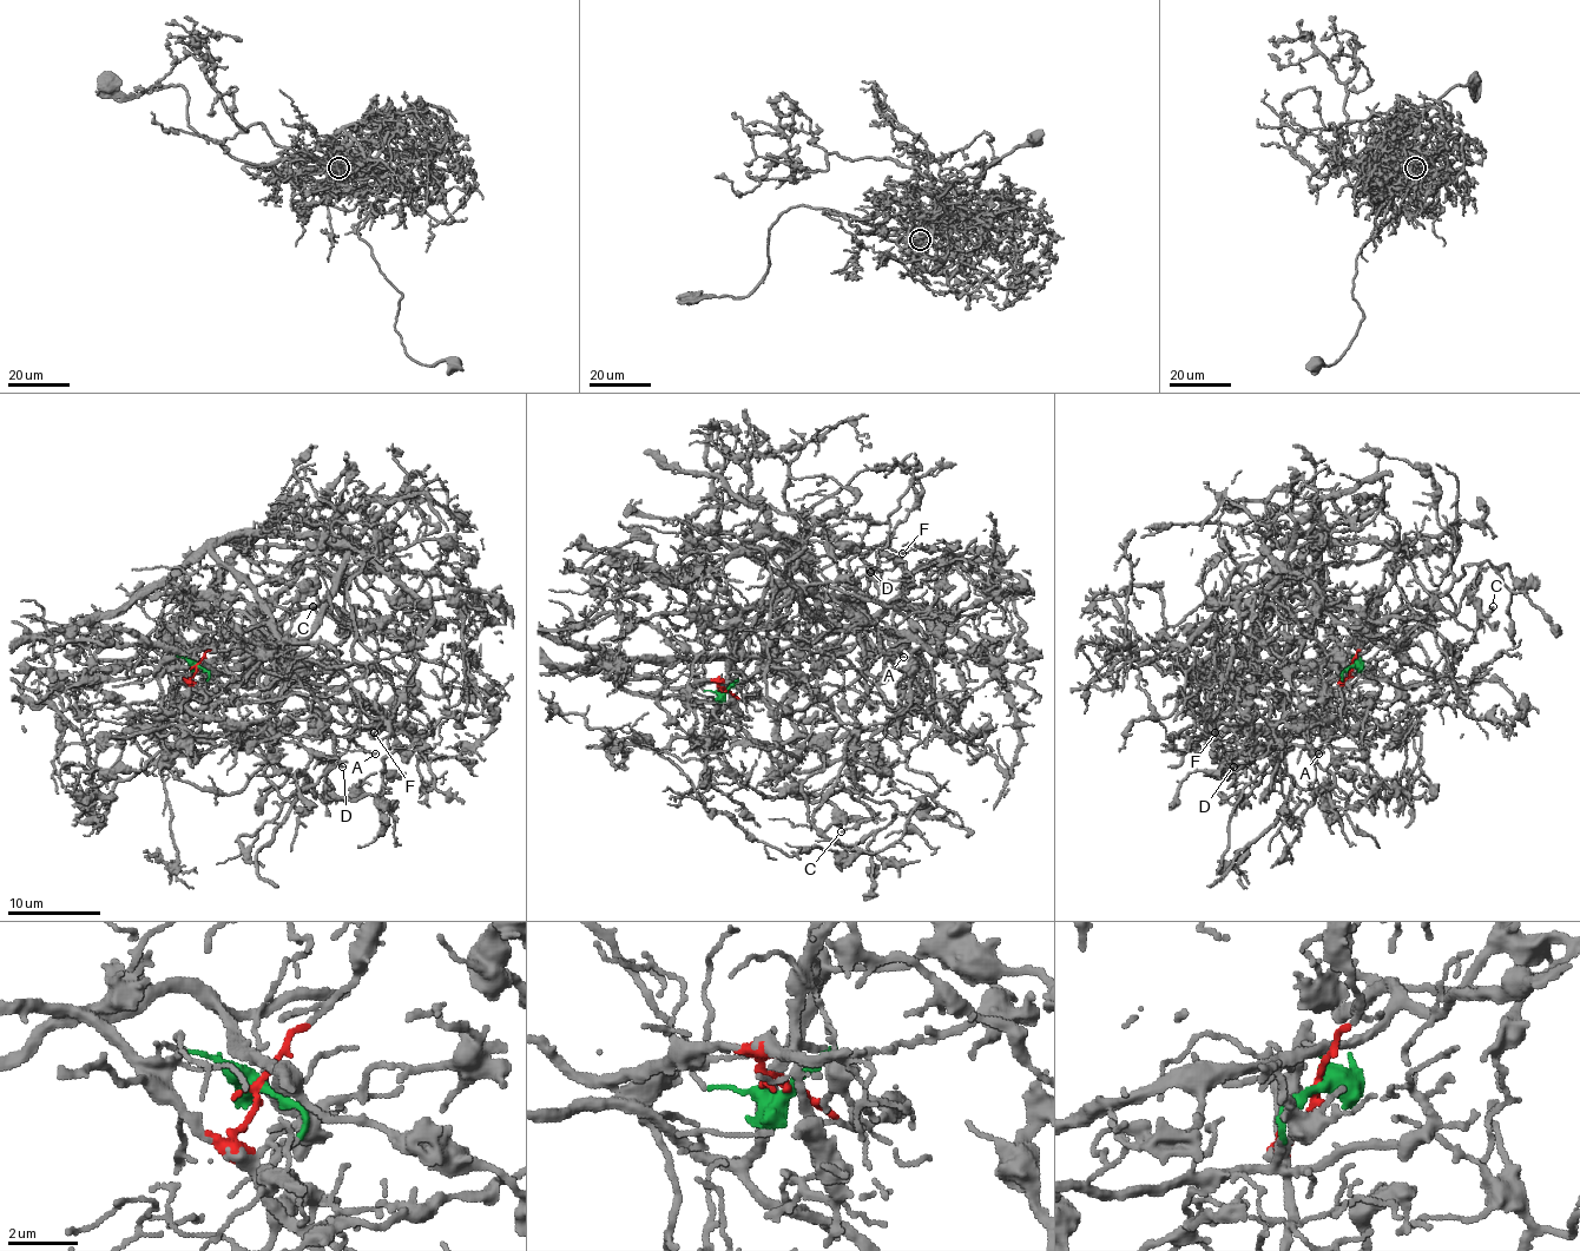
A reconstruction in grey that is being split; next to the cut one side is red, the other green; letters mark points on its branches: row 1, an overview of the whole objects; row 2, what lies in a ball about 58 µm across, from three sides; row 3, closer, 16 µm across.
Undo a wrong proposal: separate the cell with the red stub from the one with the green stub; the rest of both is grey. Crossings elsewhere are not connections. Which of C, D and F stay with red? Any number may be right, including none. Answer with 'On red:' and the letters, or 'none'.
On red: D, F

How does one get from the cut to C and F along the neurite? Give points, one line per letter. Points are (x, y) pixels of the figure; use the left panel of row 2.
C: (197, 666), (204, 692), (267, 700), (313, 643), (338, 664), (317, 687), (304, 676), (350, 632), (313, 606)
F: (197, 666), (179, 676), (91, 625), (242, 534), (341, 537), (433, 613), (373, 733)

